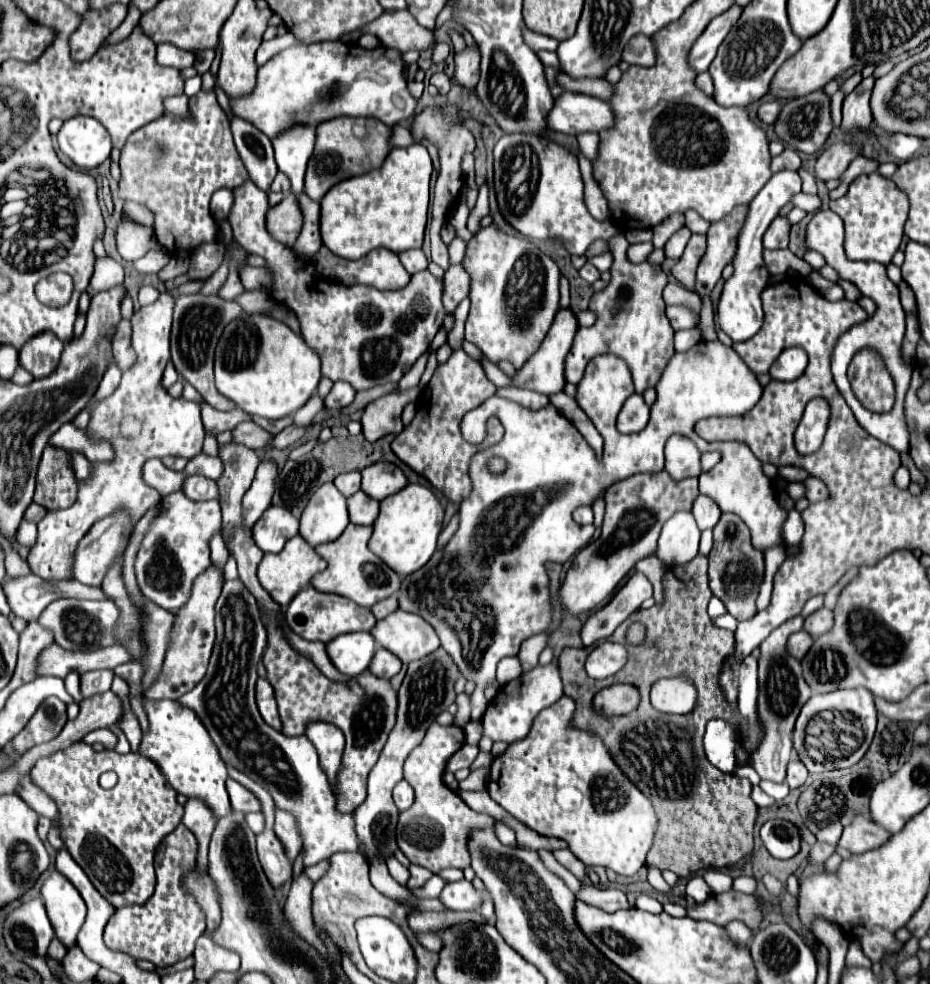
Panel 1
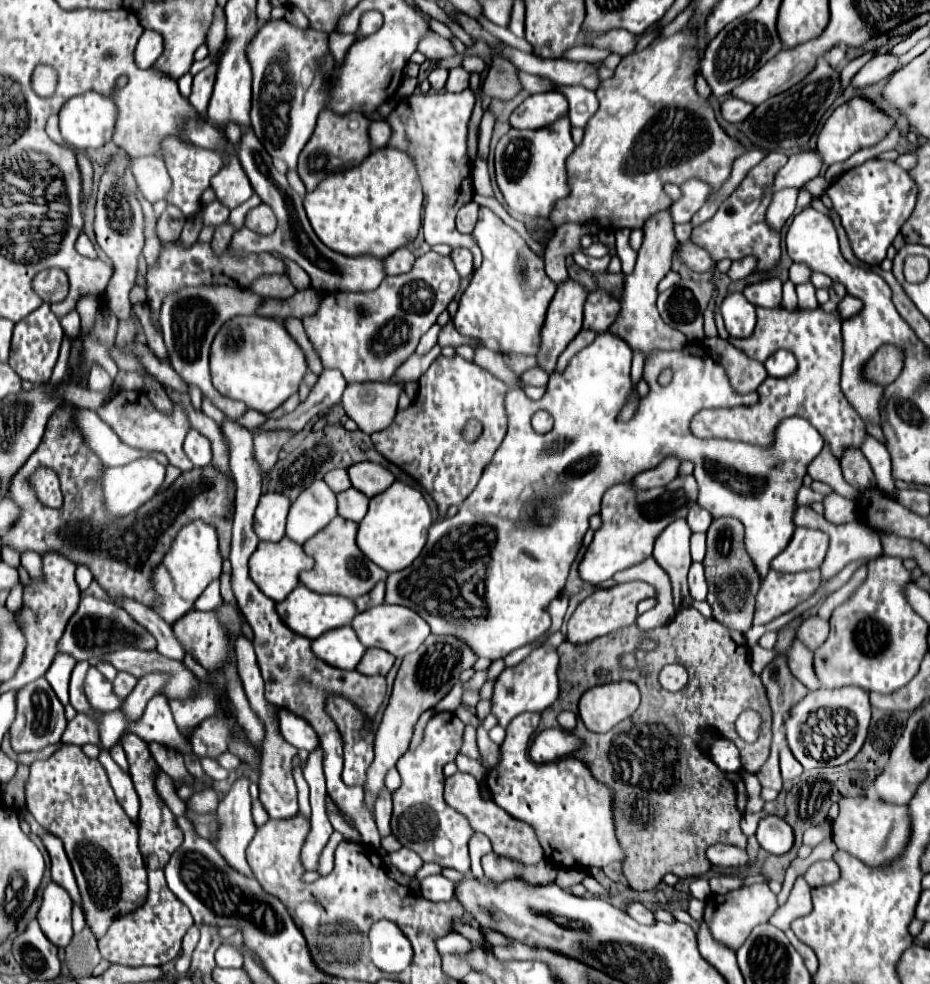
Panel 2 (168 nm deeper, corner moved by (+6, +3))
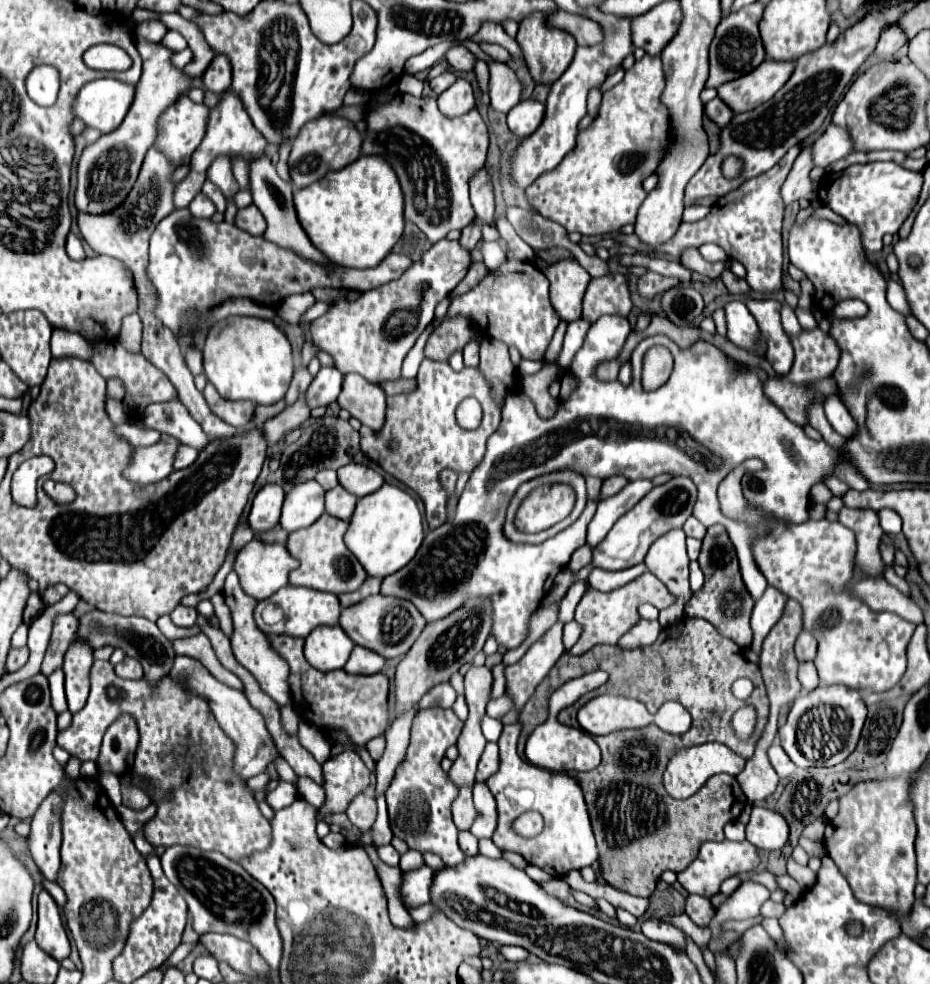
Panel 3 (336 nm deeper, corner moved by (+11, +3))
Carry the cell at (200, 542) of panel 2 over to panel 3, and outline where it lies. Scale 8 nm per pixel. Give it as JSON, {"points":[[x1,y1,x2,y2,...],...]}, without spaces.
{"points":[[180,603,180,605,176,605,176,609,170,613,170,617,172,617,174,625,178,625,178,627,192,627,192,625,196,623,198,613,196,613,194,607,186,607,186,605]]}

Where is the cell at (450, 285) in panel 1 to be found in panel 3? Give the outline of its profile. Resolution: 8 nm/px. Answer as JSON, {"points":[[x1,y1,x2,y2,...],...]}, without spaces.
{"points":[[476,219,476,221,472,221,468,227,464,227,464,231,462,231,462,235,460,235,460,239,458,239,458,243,466,249,466,251,472,251,474,247,476,247,476,243,480,241,480,221]]}

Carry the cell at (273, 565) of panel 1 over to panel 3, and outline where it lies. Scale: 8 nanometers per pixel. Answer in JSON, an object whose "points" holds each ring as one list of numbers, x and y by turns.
{"points":[[252,539,252,543,248,543,248,547,244,547,244,551,240,551,240,559,236,559,236,563,234,563,234,571,240,577,240,585,256,601,268,599,280,587,288,585,288,573,296,567,298,567,298,559,294,559,288,553,286,543,264,543,260,539]]}

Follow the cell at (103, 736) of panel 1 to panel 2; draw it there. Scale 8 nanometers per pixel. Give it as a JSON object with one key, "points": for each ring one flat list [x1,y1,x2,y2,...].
{"points":[[100,745,100,754,98,760,101,761,101,765,105,767,107,775,109,775,109,781,113,785,113,791,121,803,121,807,125,809,125,813,135,821,139,823,137,815,139,815,139,797,135,793,135,787,131,783,131,777,129,773,125,773,119,765,115,765,115,761,111,759,109,751,105,751]]}

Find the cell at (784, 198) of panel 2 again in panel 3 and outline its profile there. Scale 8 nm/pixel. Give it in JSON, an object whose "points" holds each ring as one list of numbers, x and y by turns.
{"points":[[808,147,802,149,802,153,796,157,786,181,782,183,782,189,780,189,780,195,782,195,782,201,784,205,790,205,792,201,798,201,798,199,812,199,814,197,814,187,812,187,812,181,808,177,812,169,812,159,810,159,810,151]]}

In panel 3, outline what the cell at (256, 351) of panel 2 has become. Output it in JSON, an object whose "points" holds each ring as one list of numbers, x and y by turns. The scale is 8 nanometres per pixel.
{"points":[[226,317,216,321,206,337,204,373,224,399,248,399,256,405,272,405,284,399,292,381,294,363,286,335,266,319]]}

